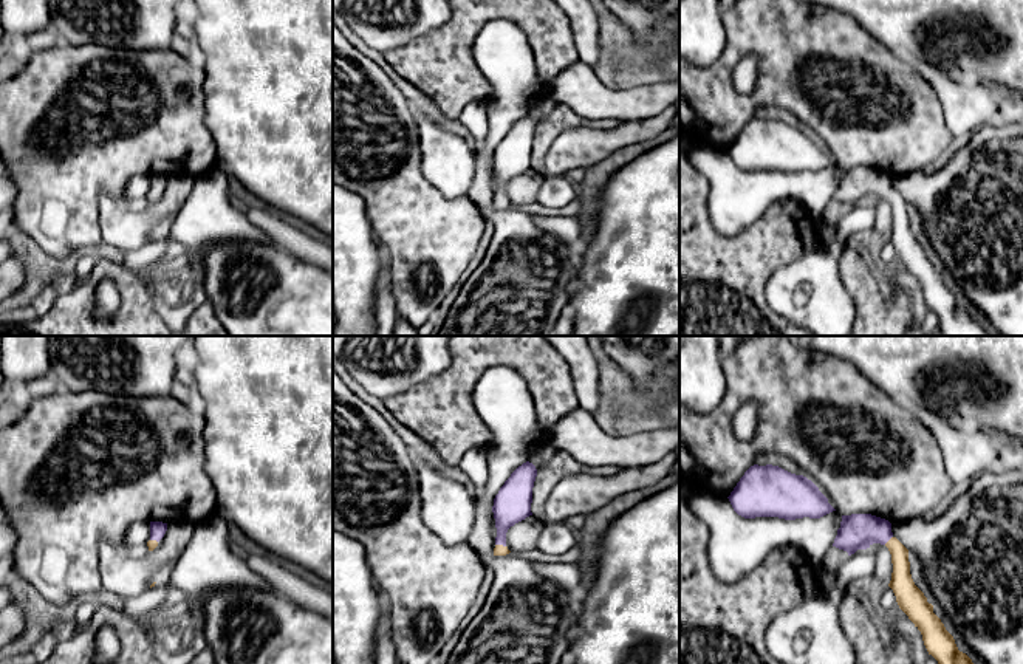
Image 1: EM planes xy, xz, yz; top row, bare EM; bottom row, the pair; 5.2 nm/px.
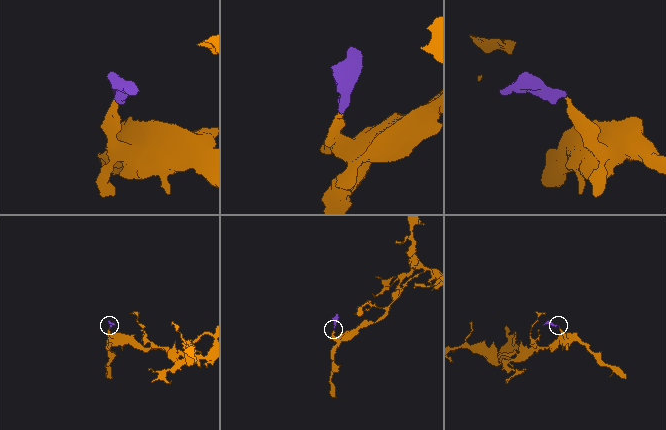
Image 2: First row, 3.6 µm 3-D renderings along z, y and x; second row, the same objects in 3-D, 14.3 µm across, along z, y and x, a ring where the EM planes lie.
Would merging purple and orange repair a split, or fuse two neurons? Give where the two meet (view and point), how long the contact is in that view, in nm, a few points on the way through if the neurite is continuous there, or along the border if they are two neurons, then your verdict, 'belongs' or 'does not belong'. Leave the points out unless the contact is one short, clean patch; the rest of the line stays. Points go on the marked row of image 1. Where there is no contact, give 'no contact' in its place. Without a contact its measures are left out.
contact xz (500, 544); length 60 nm; way xz (513, 503), (502, 523), (500, 544), (499, 550); belongs

